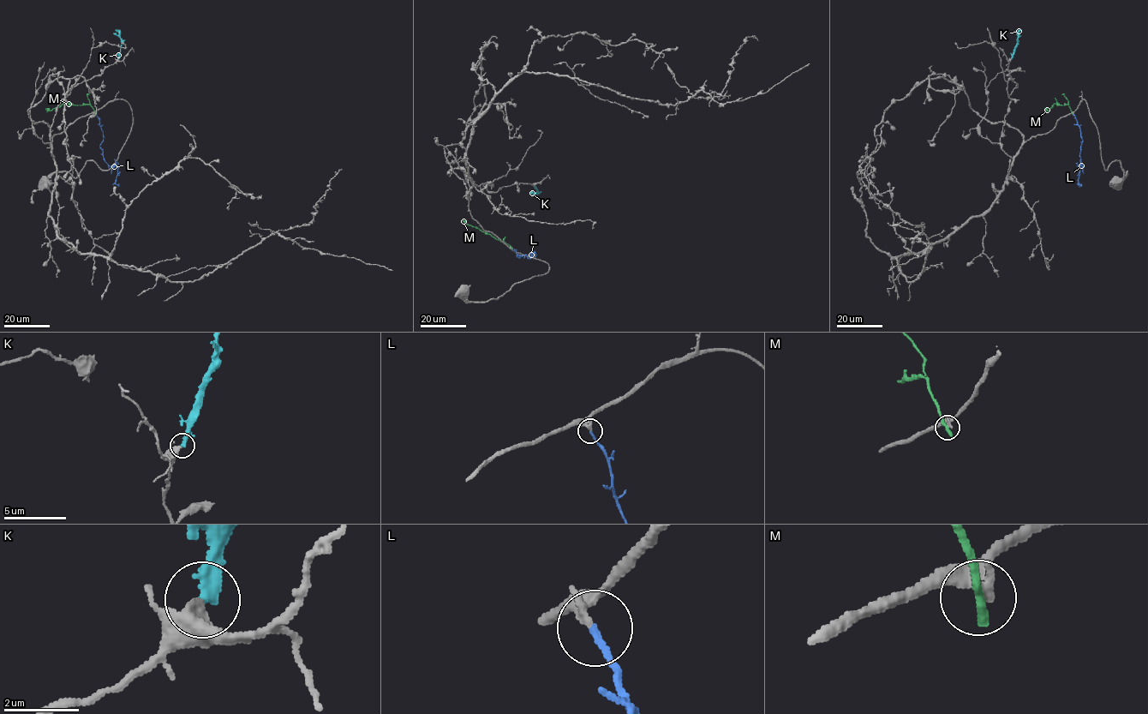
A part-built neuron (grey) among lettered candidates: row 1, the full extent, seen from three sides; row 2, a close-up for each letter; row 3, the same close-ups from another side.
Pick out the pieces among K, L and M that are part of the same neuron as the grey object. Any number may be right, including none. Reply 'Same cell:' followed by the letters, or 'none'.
Same cell: L

